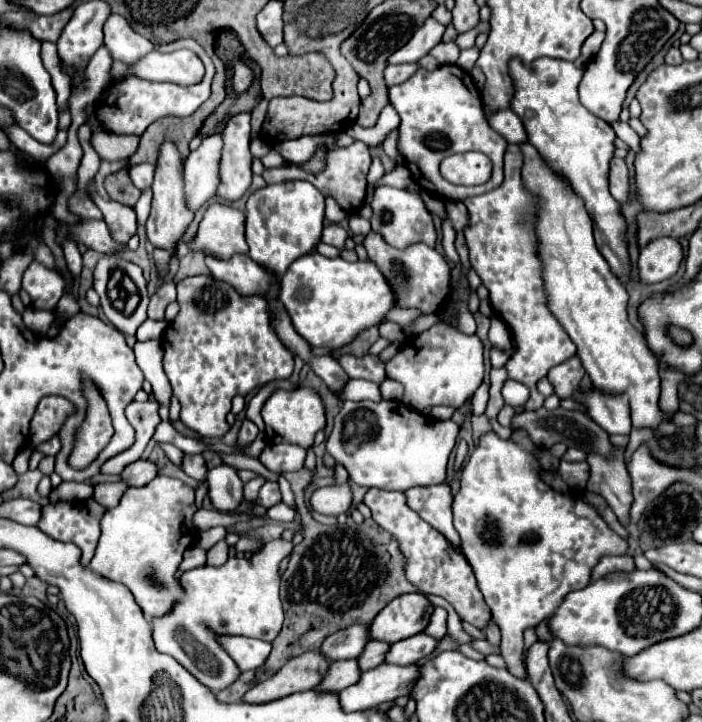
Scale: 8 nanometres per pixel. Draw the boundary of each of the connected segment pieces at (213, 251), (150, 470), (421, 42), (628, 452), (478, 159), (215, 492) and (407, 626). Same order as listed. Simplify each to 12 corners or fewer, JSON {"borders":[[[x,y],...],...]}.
{"borders":[[[211,204],[189,248],[221,260],[247,252],[245,214]],[[137,460],[121,472],[127,486],[139,488],[157,476],[155,464]],[[429,18],[389,64],[417,62],[441,42],[445,26]],[[631,428],[631,440],[625,448],[625,464],[629,456],[653,438],[651,428]],[[481,152],[453,154],[441,176],[453,184],[483,184],[491,160]],[[229,464],[207,472],[209,498],[221,512],[237,510],[243,482]],[[401,594],[369,624],[371,640],[395,644],[423,632],[433,606]]]}

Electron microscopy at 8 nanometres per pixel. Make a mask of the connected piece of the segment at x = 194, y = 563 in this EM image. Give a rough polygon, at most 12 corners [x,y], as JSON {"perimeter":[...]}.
{"perimeter":[[189,547],[183,554],[179,570],[187,570],[206,563],[206,551]]}

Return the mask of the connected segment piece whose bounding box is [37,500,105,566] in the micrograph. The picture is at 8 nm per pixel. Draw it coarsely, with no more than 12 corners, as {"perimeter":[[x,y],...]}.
{"perimeter":[[93,500],[43,508],[37,524],[59,542],[81,548],[87,566],[105,508]]}

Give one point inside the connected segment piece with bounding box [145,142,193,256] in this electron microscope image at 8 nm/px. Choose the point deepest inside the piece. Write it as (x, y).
(169, 218)

